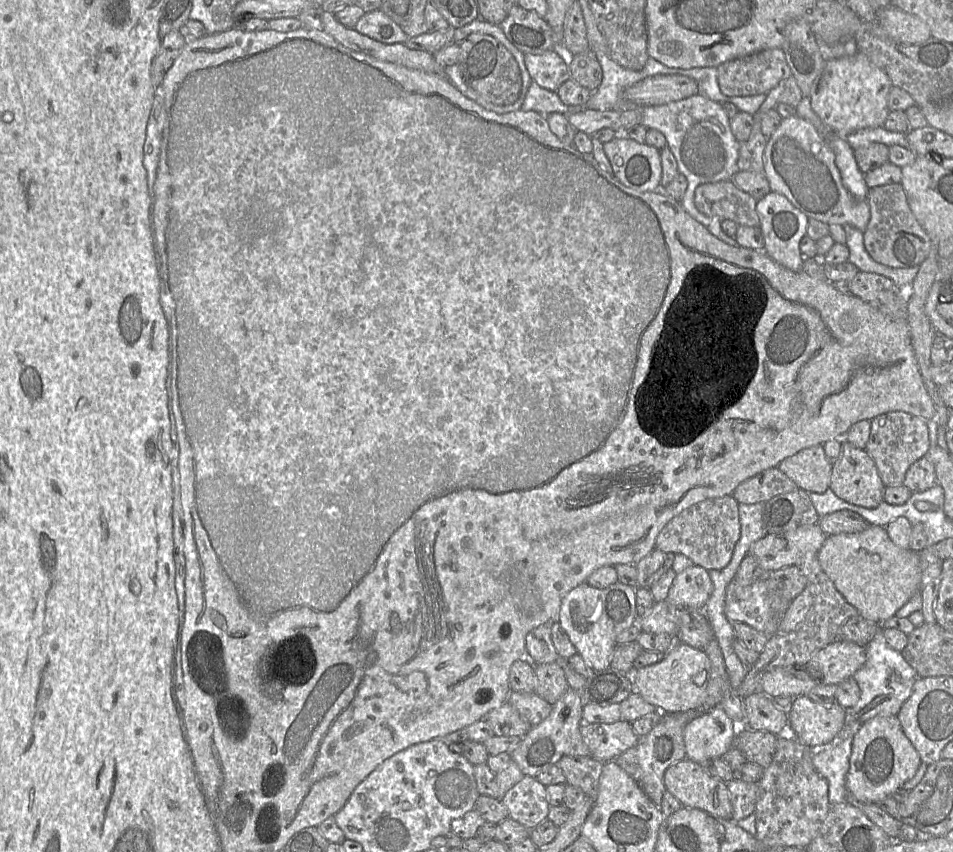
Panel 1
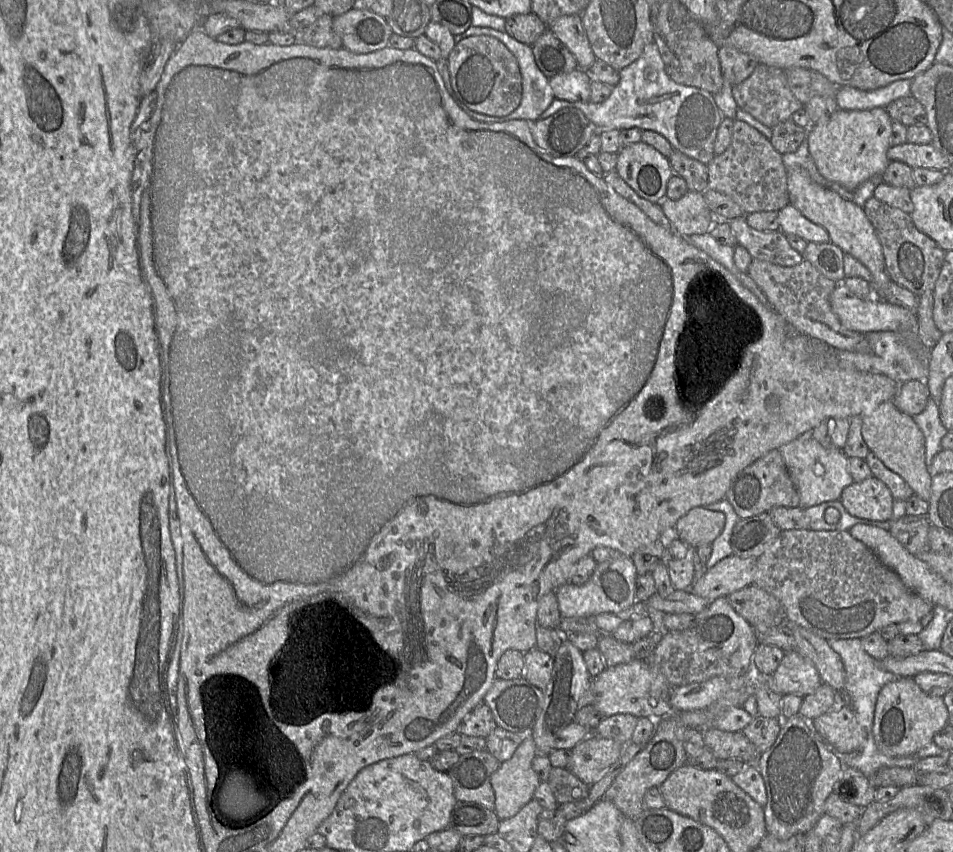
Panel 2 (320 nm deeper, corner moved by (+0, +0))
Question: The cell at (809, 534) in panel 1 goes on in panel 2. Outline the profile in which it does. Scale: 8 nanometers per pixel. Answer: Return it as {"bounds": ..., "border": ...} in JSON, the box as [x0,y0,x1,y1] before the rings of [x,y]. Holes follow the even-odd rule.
{"bounds":[688,555,756,603],"border":[[[730,555],[707,569],[688,590],[709,603],[719,597],[727,597],[753,584],[756,563],[754,558]]]}

